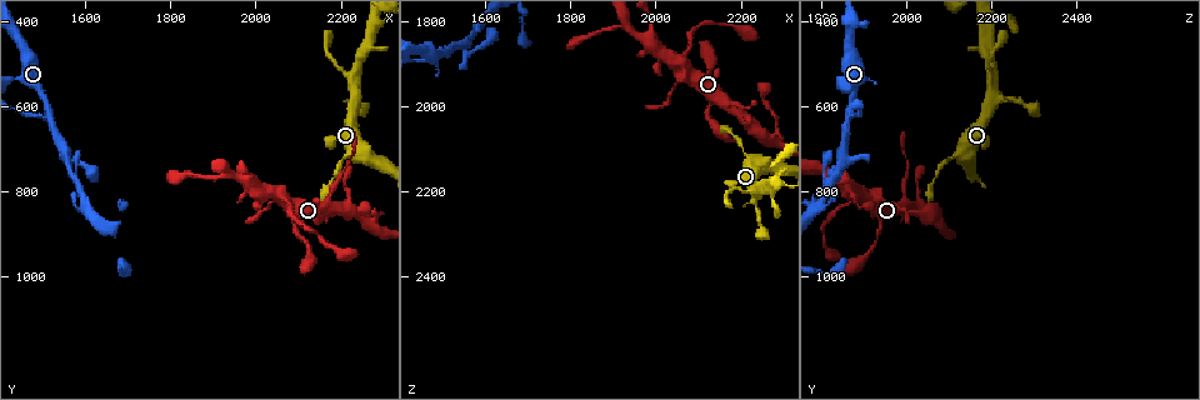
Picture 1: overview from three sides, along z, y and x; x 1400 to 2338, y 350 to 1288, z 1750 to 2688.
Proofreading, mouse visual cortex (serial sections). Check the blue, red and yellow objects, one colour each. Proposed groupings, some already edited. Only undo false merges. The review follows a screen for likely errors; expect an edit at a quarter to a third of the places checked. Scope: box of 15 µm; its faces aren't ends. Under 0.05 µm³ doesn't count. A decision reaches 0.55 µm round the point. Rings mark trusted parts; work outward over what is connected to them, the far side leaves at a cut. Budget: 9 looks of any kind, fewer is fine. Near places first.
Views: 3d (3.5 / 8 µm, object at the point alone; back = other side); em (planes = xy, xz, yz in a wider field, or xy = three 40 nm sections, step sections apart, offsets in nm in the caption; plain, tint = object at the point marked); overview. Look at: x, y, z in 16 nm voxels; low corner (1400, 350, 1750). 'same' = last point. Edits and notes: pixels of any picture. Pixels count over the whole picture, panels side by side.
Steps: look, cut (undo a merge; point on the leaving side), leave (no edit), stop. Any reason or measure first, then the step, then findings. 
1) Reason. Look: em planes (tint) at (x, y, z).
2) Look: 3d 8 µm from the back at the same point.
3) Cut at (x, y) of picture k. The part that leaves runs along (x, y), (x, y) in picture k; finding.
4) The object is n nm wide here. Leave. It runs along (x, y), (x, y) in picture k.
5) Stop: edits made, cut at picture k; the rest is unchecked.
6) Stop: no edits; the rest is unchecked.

Thin neck. Look: 3d 3.5 µm from the back at (1515, 625, 1870).

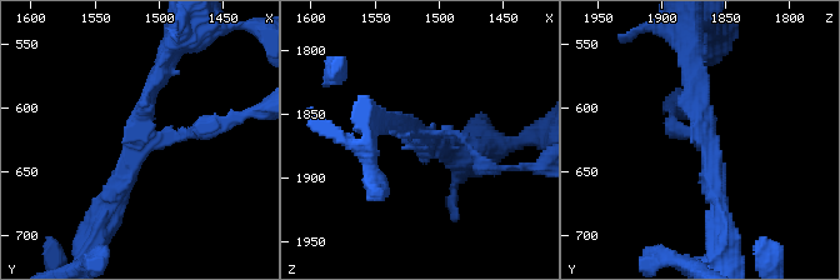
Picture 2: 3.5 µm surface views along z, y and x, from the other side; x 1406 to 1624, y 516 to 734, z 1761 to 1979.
3 arms meet here; the arms are 100, 200, 250 nm wide; now the EM. Look: em xy step 5 (tint) at (1516, 624, 1866).

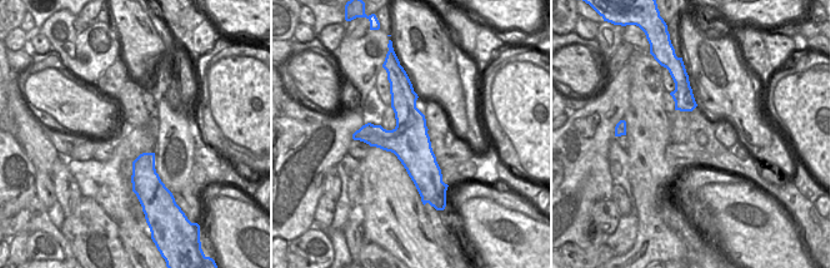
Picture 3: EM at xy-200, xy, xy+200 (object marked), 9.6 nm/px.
Leave. It runs along (404, 83), (424, 189) in picture 3; one cell here.

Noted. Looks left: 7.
Look: 3d 3.5 µm at (2060, 805, 1895).

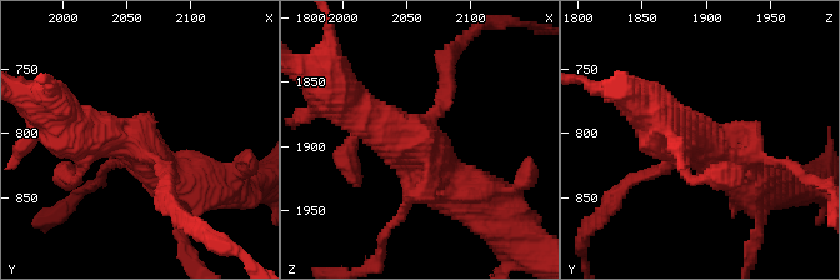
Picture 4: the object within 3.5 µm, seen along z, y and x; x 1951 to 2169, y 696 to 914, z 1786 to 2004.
Look: em xy step 2 (plain) at (2056, 806, 1898).

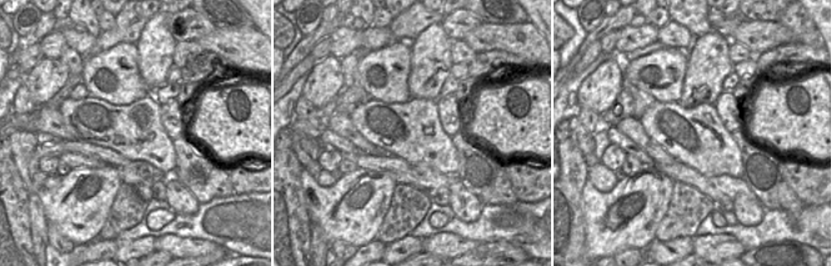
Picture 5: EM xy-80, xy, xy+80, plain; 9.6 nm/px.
Look: em xy step 2 (tint) at the same point.

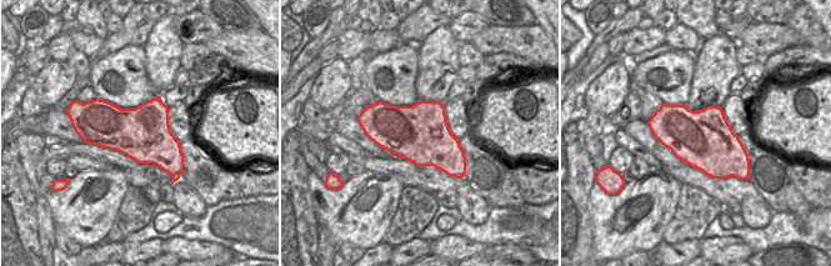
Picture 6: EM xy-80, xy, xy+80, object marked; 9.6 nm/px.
Leave. It runs along (468, 193), (414, 144), (345, 103) in picture 4; all the same cell.

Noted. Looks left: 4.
Three arms meet. Look: 3d 3.5 µm at (2170, 840, 1990).

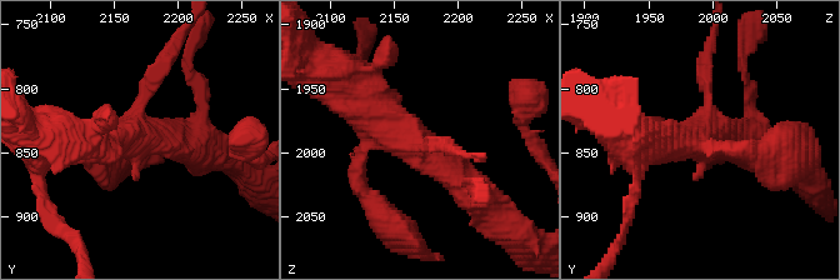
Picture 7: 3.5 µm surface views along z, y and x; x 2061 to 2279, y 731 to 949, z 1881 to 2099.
3 arms meet here; the arms are 200, 400, 500 nm wide. Look: em xy step 2 (tint) at (2168, 836, 1992).

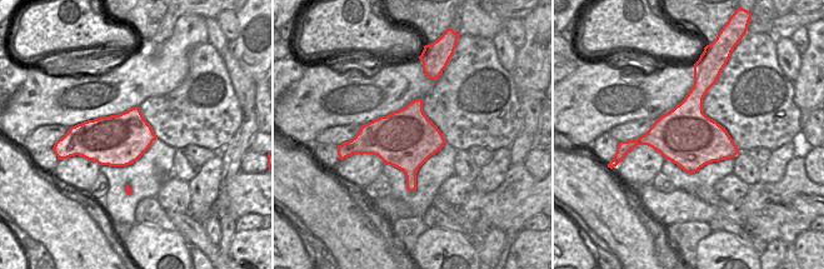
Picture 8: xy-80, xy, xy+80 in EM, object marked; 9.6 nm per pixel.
Another direction. Look: em xy step 1 (tint) at the same point.

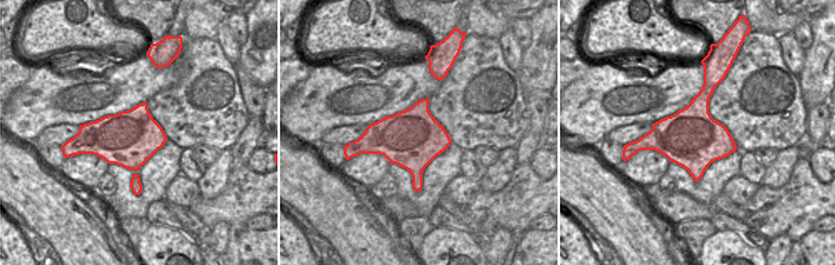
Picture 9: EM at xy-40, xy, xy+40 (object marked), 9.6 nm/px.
Leave. It runs along (358, 86), (369, 106), (480, 199) in picture 7; all the same cell.

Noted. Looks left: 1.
Stop: no edits; the rest is unchecked.

